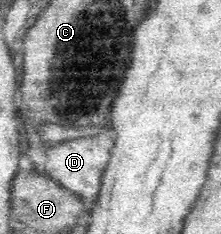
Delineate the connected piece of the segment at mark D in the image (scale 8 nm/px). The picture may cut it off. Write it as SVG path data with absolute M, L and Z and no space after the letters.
M110 129L104 130L102 133L62 140L47 149L44 171L62 187L78 195L81 201L86 201L88 205L85 206L85 209L90 209L90 205L94 203L96 193L100 189L100 173L104 171L104 165L108 163L112 144L113 136Z

